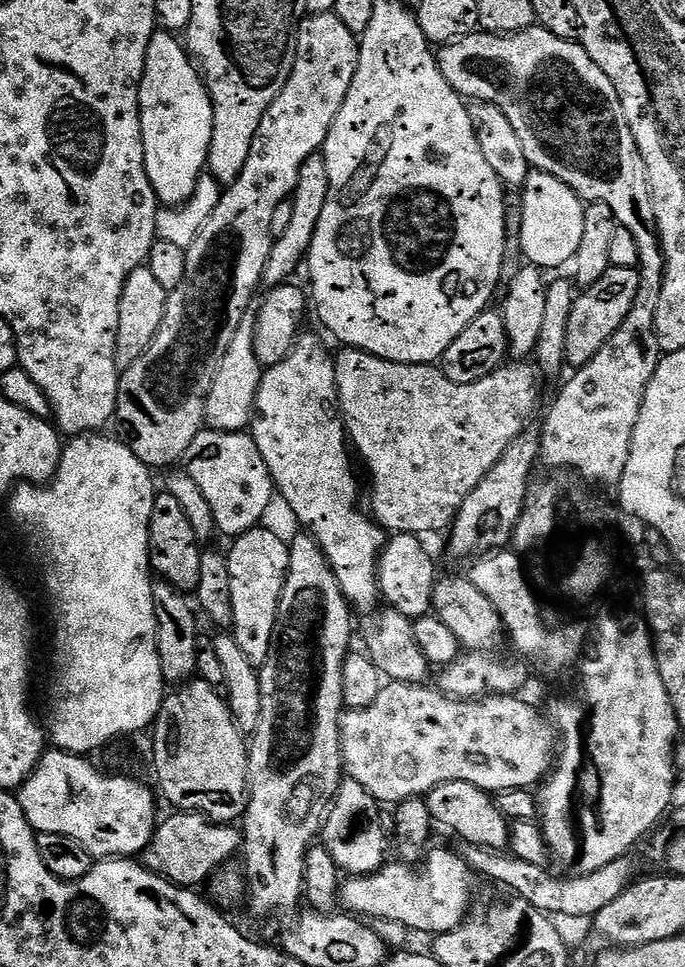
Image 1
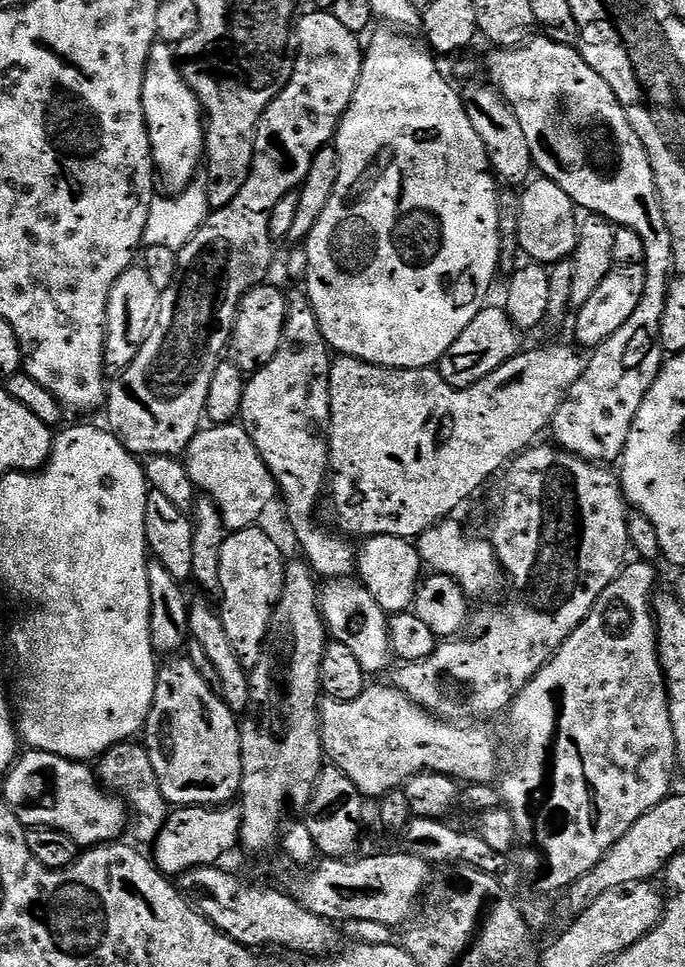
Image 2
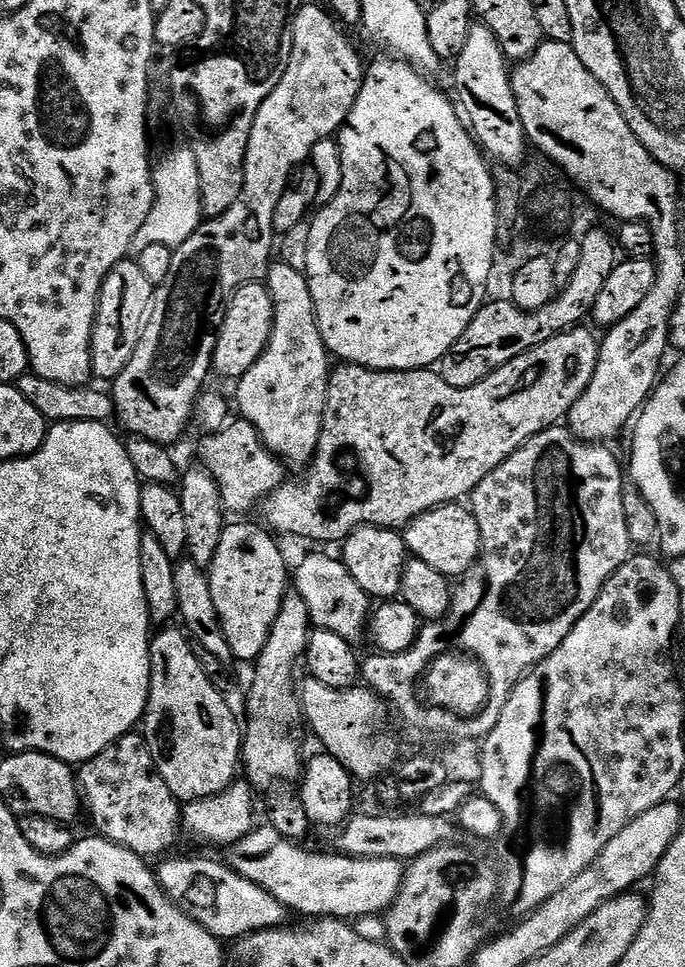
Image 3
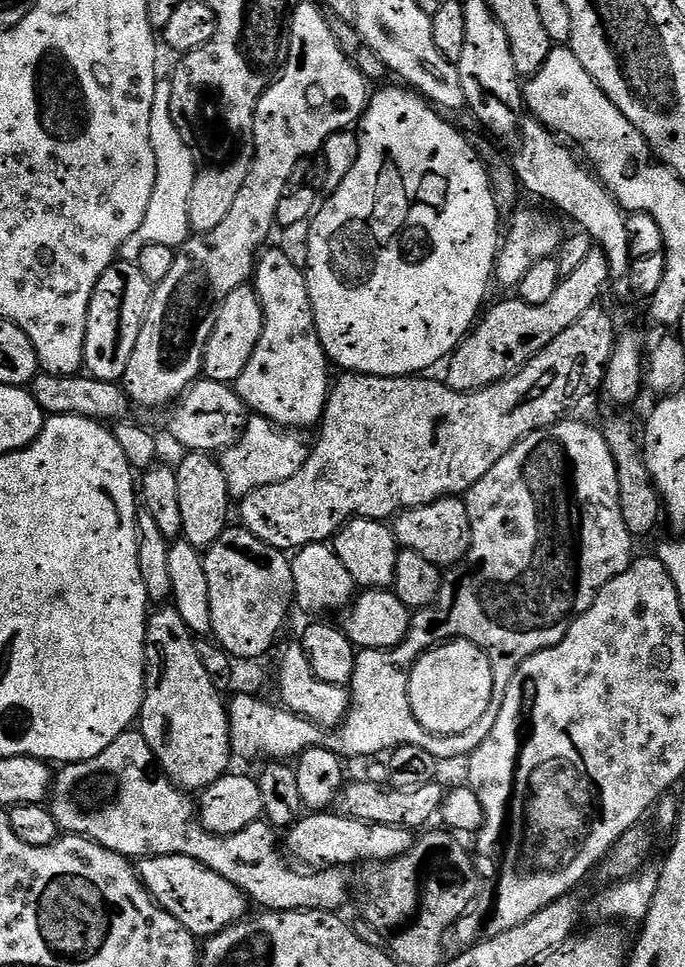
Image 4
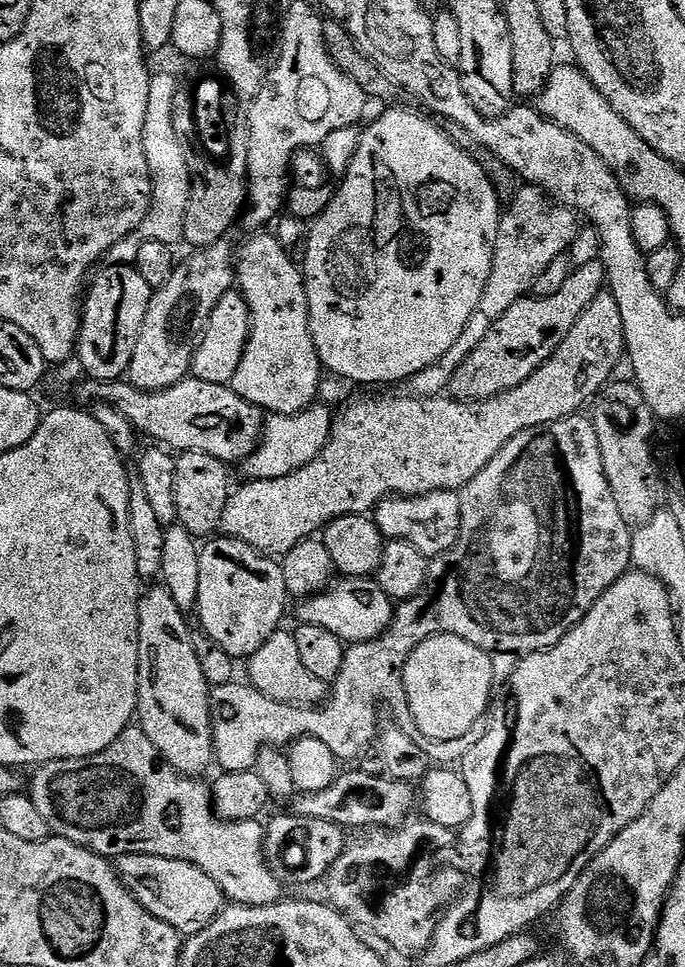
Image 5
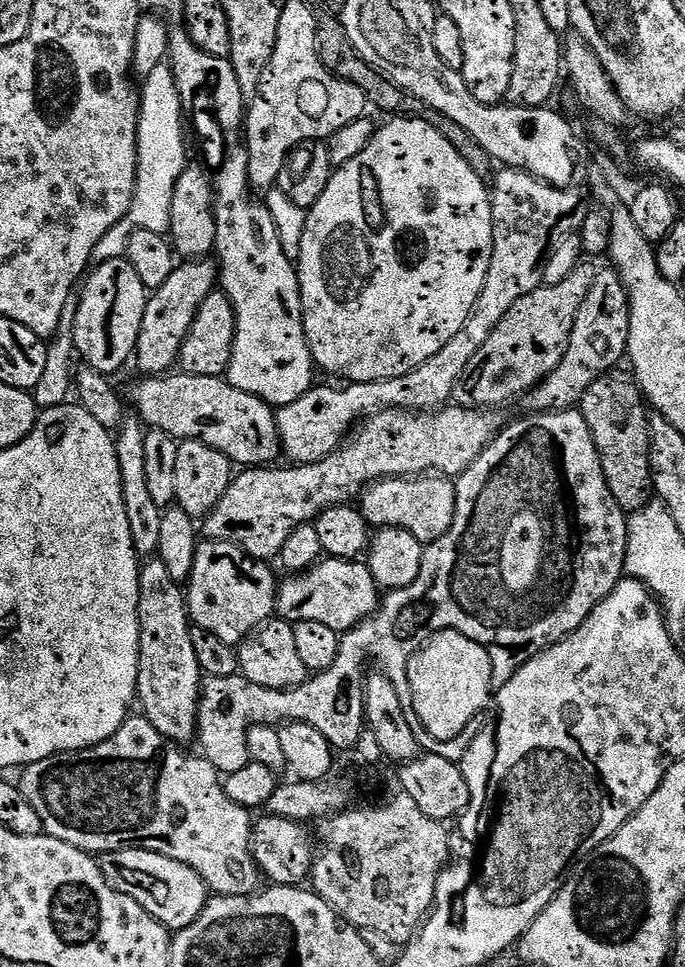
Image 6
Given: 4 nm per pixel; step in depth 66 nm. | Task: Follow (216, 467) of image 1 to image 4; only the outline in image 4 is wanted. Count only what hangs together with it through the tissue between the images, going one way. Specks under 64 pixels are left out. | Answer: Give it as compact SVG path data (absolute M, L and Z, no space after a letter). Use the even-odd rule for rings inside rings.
M253 415L247 421L244 432L240 435L240 439L230 447L225 448L219 457L222 470L226 474L226 486L230 490L233 498L243 498L249 496L254 490L258 490L262 486L270 486L278 482L286 482L286 478L294 478L294 474L298 474L298 470L302 470L302 466L306 462L310 451L309 441L304 441L305 433L300 430L285 430L272 421L267 420L265 416Z

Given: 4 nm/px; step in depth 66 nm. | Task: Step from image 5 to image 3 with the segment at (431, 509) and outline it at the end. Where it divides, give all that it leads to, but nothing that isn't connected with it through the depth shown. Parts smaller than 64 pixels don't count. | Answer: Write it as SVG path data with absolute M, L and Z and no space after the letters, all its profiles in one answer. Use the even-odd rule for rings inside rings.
M463 503L443 504L418 518L414 518L403 529L404 545L415 559L434 566L438 574L449 578L460 578L471 570L480 558L480 531L471 507Z

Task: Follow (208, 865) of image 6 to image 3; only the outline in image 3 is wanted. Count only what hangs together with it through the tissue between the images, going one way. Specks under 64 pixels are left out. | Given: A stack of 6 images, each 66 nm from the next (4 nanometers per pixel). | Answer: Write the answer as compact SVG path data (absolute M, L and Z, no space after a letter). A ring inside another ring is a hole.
M129 734L78 768L78 791L97 833L145 858L163 857L182 832L182 804L162 782L143 735ZM270 826L253 828L246 838L233 844L226 852L226 863L242 878L250 878L254 886L262 886L268 894L274 894L288 909L289 913L301 912L306 918L331 918L353 922L360 916L377 916L387 913L392 903L398 898L400 888L404 885L405 861L390 858L358 858L329 852L307 852L297 841L288 840L278 830Z

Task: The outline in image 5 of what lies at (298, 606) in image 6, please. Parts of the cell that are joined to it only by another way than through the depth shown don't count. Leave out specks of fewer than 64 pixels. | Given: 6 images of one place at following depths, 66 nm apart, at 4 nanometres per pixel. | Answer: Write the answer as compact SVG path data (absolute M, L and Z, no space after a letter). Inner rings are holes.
M340 578L323 592L313 594L299 601L297 621L310 626L322 626L330 630L345 645L369 644L383 635L392 622L394 602L372 578Z

